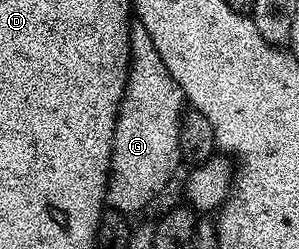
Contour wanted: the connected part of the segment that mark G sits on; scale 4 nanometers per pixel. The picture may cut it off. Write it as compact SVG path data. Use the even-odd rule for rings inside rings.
M138 20L131 23L132 58L128 79L116 117L112 141L112 169L108 175L107 205L125 216L144 210L164 189L182 166L180 120L186 99L178 80L170 76L150 32Z

